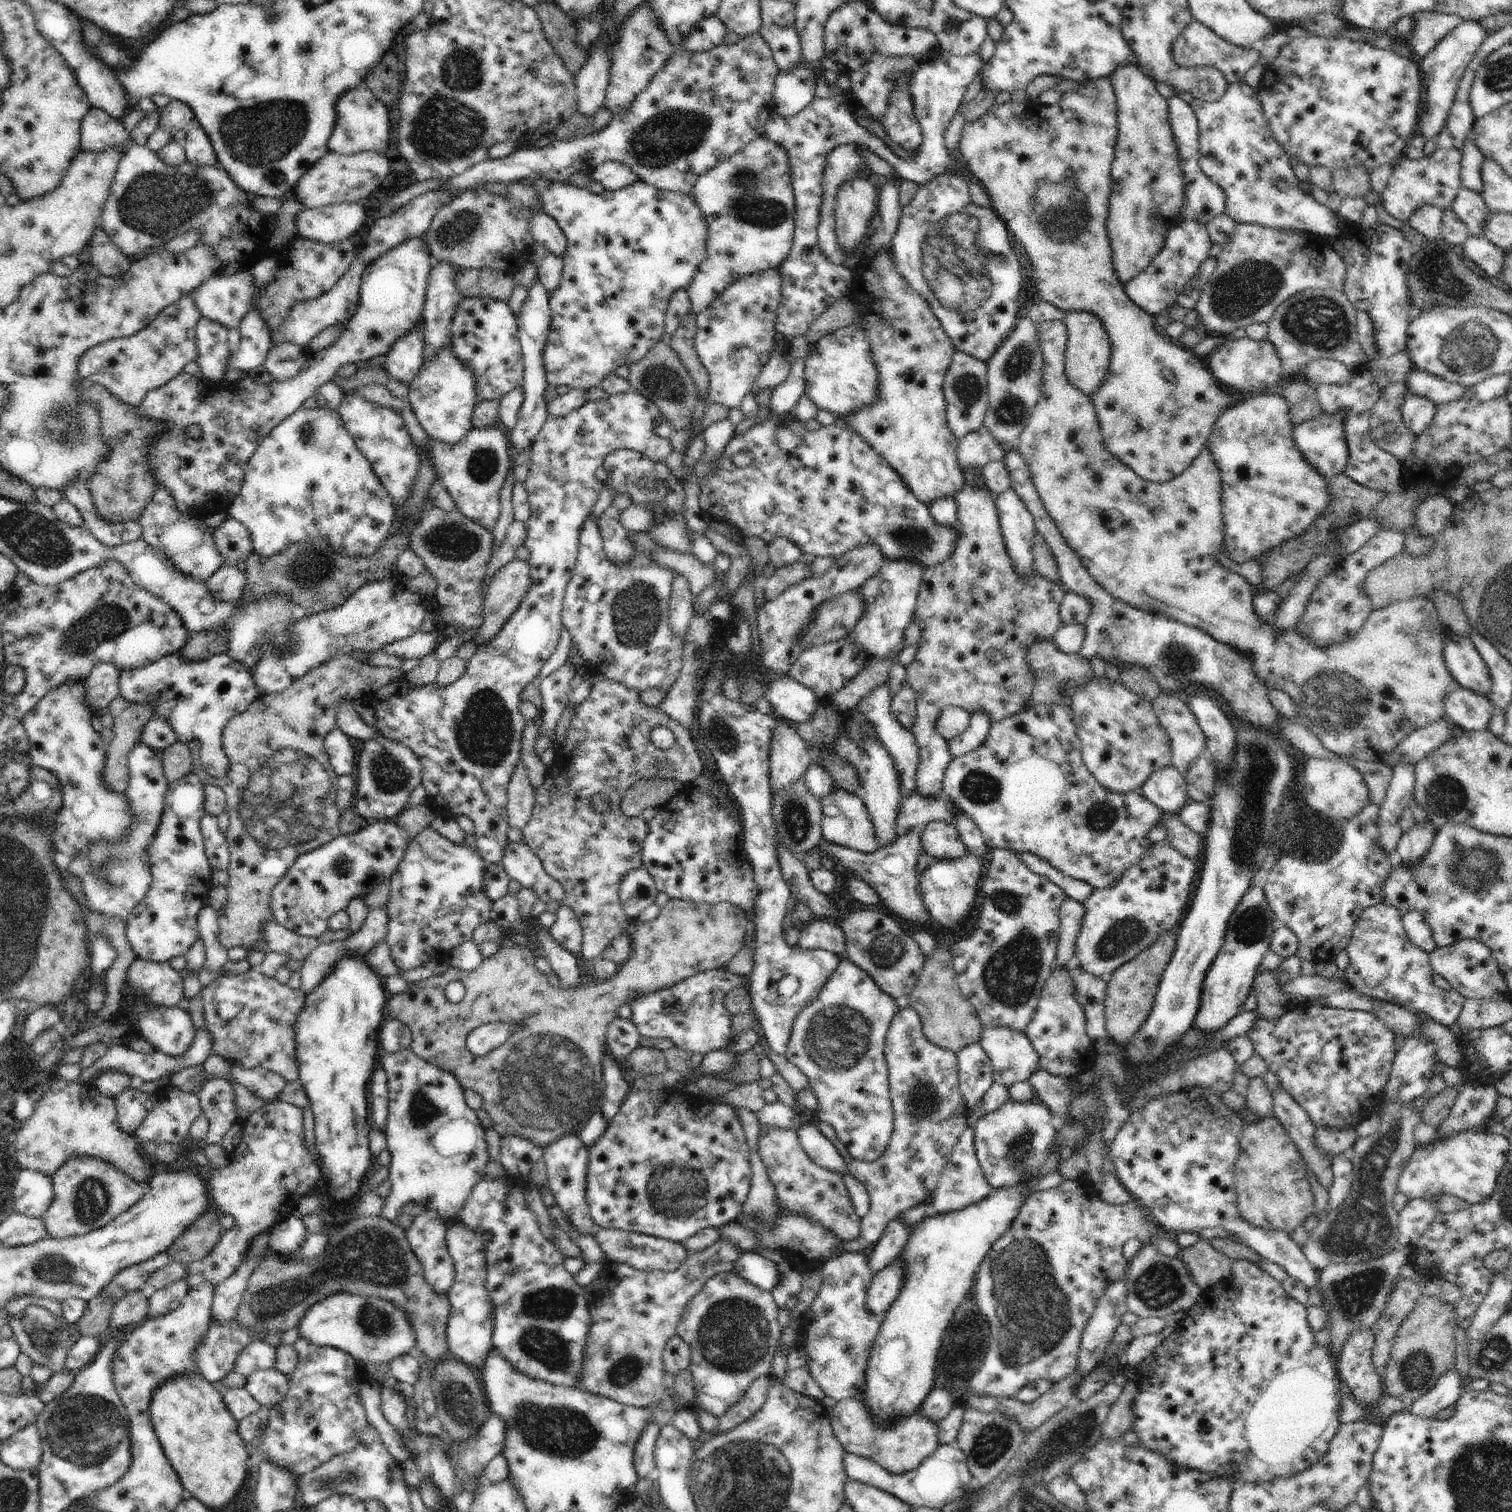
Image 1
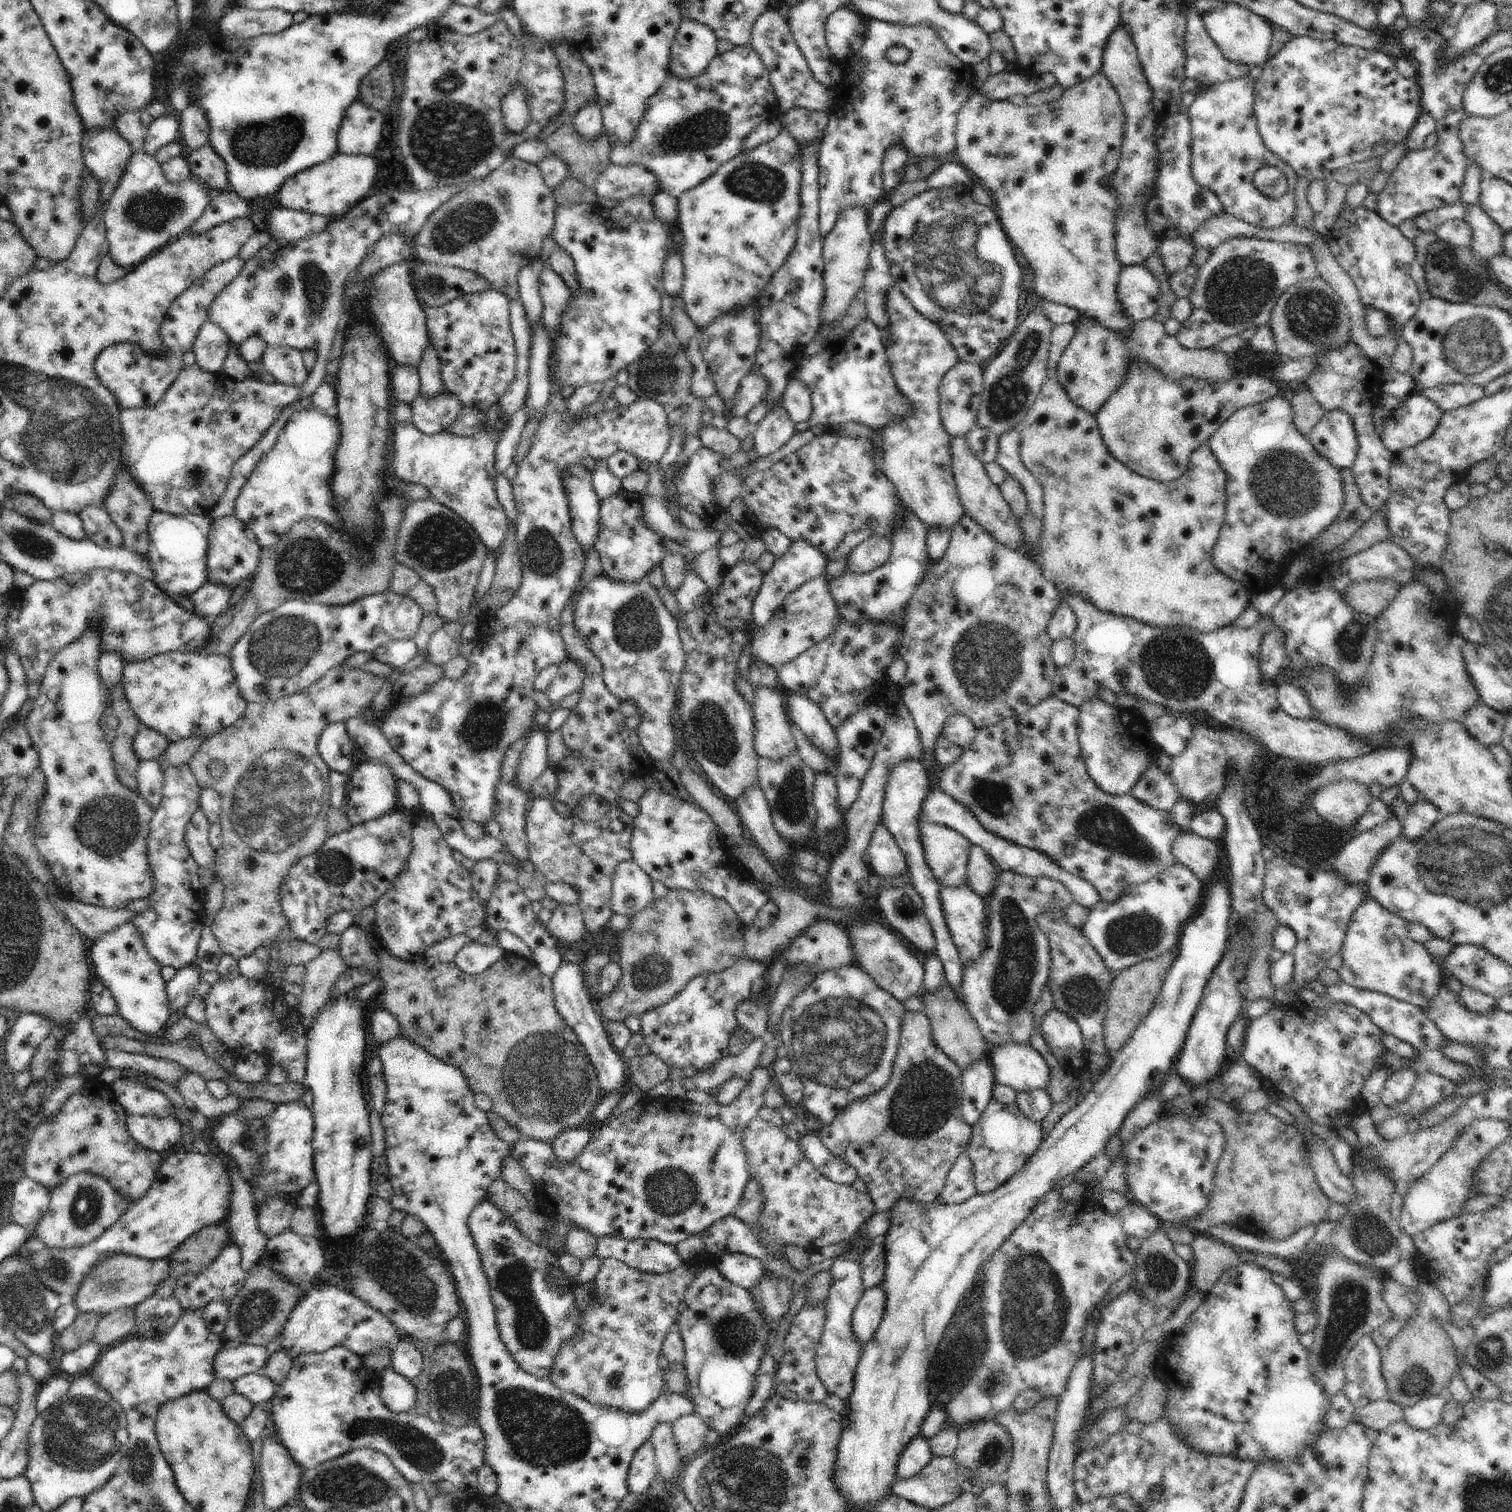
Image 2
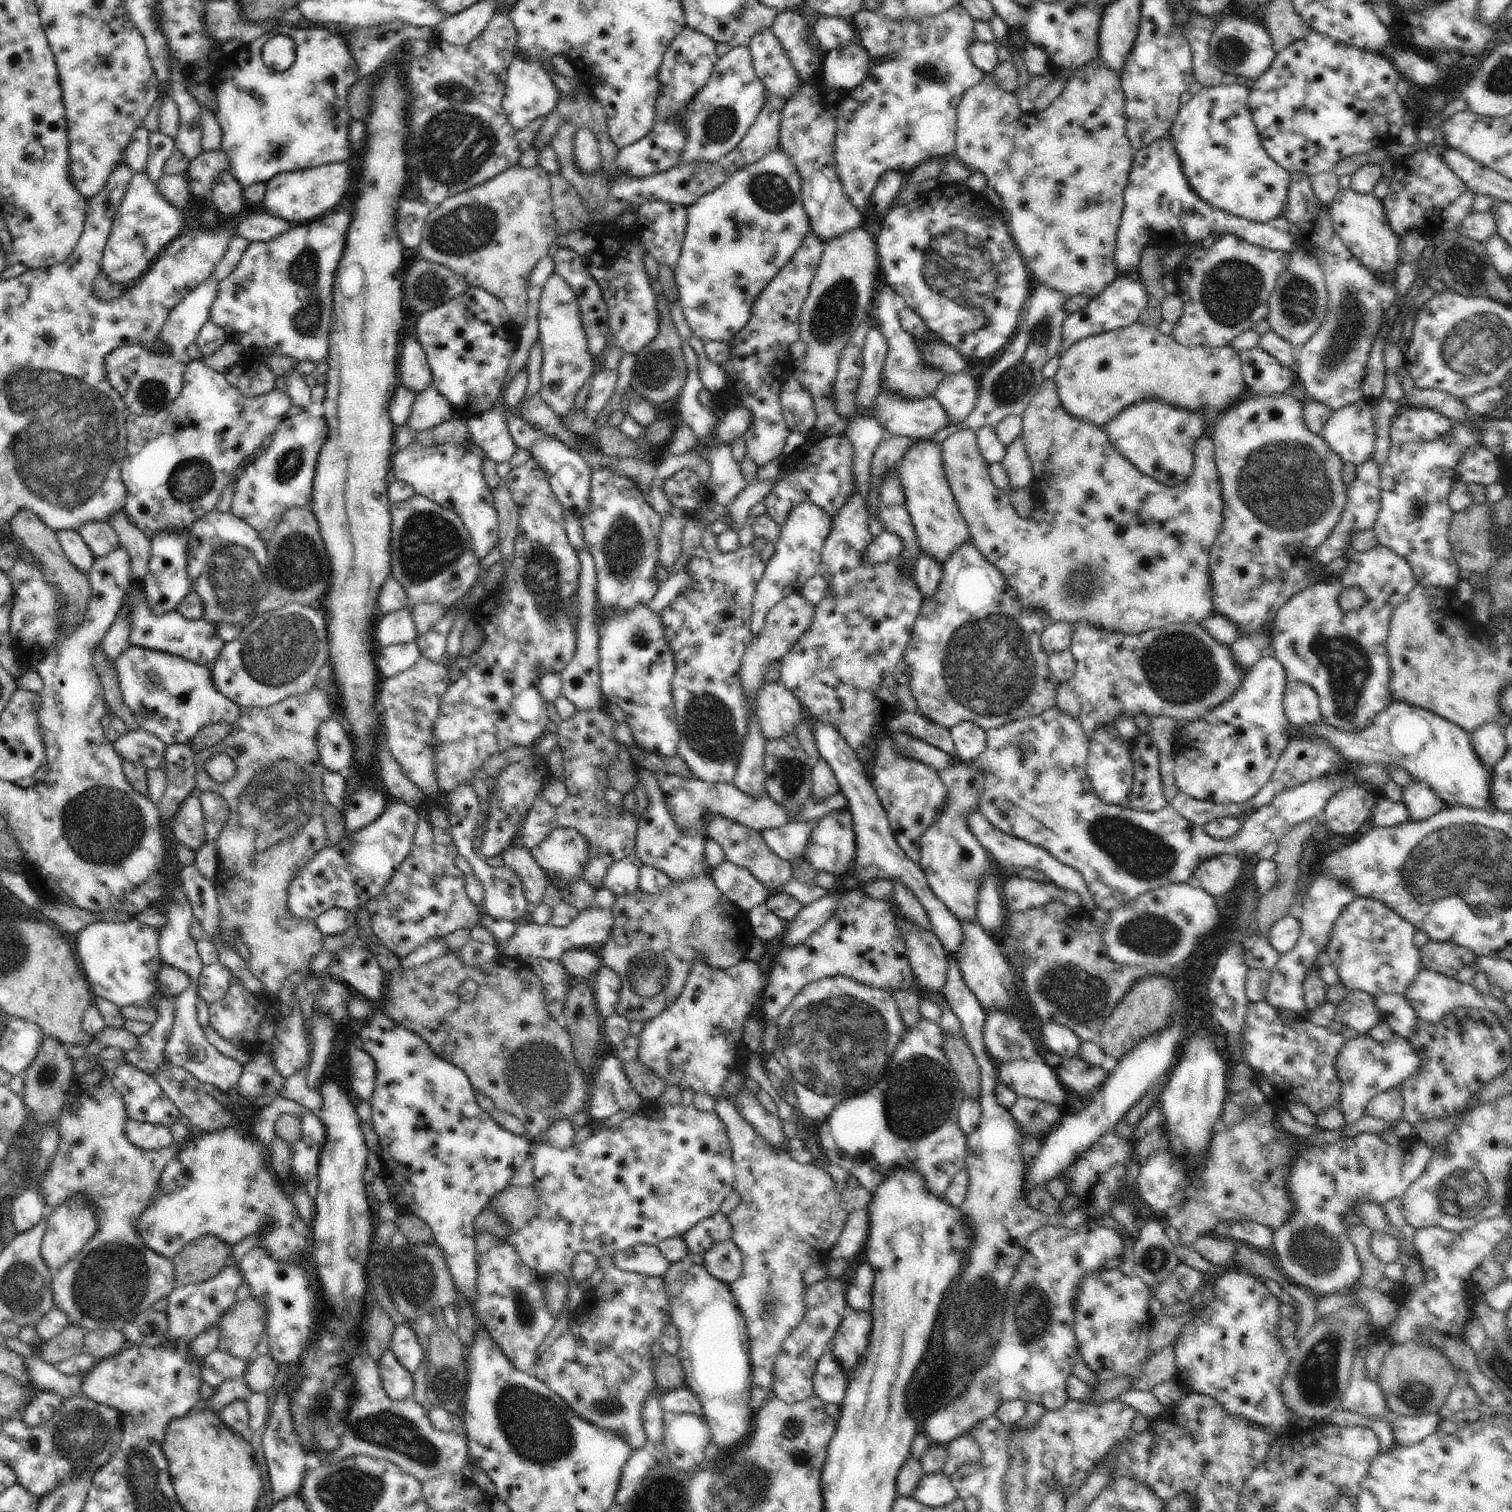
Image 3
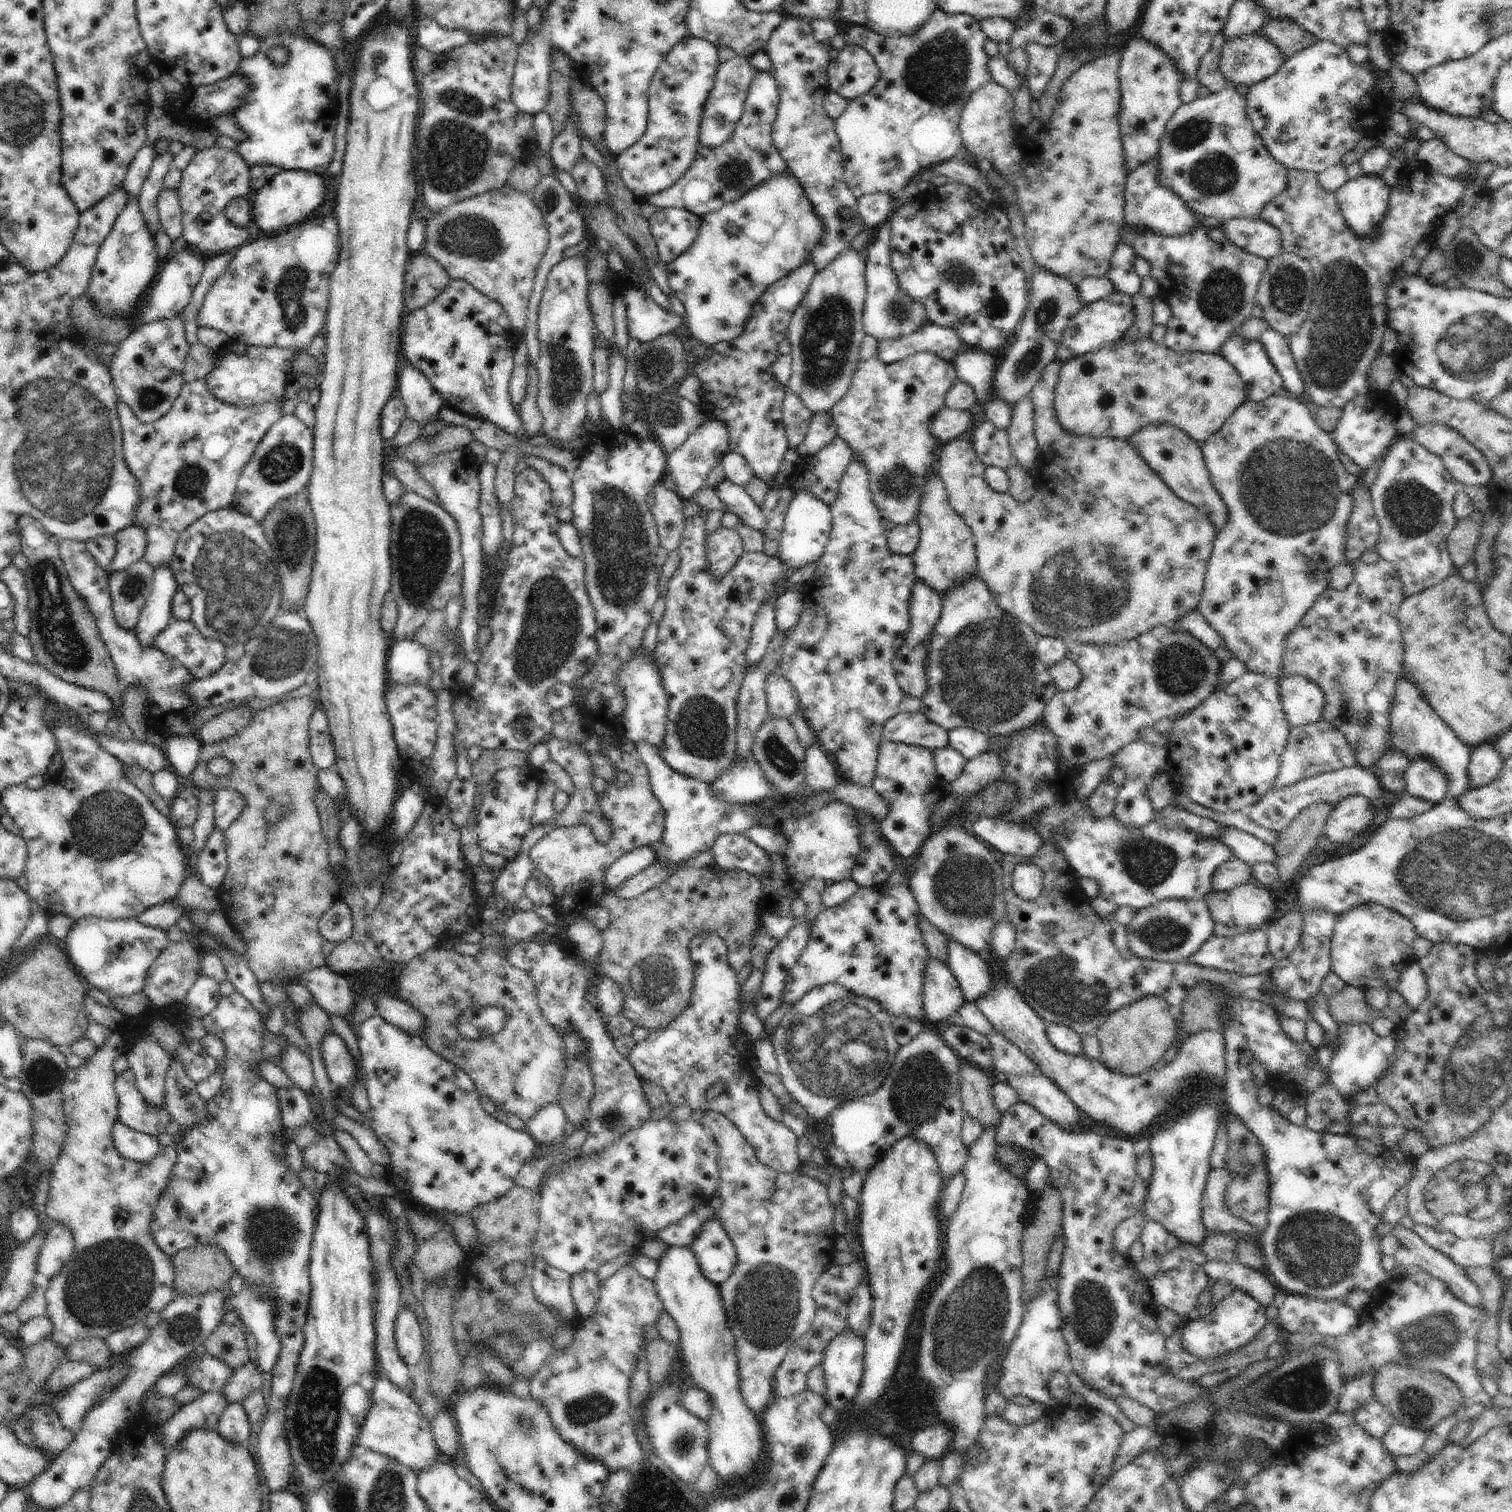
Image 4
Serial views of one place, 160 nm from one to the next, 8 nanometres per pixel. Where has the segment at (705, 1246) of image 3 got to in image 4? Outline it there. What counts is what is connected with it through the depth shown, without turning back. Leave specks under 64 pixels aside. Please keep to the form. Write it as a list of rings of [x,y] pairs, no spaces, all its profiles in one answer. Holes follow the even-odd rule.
[[[702,1203],[693,1208],[680,1222],[671,1224],[657,1232],[657,1238],[663,1240],[667,1246],[683,1246],[690,1248],[692,1241],[698,1236],[702,1223],[716,1217],[716,1213],[709,1204]]]

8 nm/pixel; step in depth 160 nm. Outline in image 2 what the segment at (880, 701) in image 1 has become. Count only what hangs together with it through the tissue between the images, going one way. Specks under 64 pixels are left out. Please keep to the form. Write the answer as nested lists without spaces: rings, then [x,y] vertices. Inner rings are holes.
[[[915,759],[904,760],[896,766],[885,788],[885,802],[883,805],[883,814],[881,815],[881,822],[884,822],[884,826],[888,826],[888,832],[894,836],[898,848],[902,850],[906,865],[908,866],[908,873],[912,879],[912,885],[916,888],[916,892],[922,896],[924,900],[924,915],[927,921],[932,926],[932,931],[935,939],[936,955],[942,962],[945,984],[948,984],[954,992],[956,992],[956,998],[962,1001],[962,992],[960,992],[960,986],[962,986],[963,966],[964,963],[960,959],[960,954],[952,941],[948,926],[945,922],[945,914],[940,904],[939,884],[934,878],[934,874],[930,871],[930,866],[926,864],[926,860],[923,854],[923,846],[921,842],[921,820],[920,820],[920,808],[922,808],[922,798],[931,792],[934,785],[932,784],[933,777],[928,776],[926,767],[922,764],[922,761]]]

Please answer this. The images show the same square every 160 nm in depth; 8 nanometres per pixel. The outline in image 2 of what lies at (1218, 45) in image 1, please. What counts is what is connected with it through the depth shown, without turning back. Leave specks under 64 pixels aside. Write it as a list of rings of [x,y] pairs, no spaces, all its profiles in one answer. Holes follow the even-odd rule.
[[[1190,1],[1188,10],[1187,32],[1185,40],[1186,63],[1185,78],[1194,79],[1204,84],[1221,84],[1228,80],[1240,79],[1249,75],[1251,67],[1242,62],[1230,62],[1222,56],[1216,42],[1210,38],[1204,22],[1194,10]]]

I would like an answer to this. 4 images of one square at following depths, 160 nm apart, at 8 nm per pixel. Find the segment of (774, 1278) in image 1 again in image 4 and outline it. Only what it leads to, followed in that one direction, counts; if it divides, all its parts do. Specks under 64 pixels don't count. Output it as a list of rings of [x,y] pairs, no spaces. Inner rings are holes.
[[[717,1216],[702,1223],[690,1248],[694,1251],[704,1276],[714,1284],[723,1285],[734,1272],[738,1262],[737,1252]]]

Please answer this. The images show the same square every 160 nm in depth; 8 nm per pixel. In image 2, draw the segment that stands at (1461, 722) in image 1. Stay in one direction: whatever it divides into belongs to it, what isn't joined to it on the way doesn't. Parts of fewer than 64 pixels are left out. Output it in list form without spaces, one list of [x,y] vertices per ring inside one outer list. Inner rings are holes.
[[[1479,701],[1474,708],[1468,710],[1462,723],[1471,736],[1480,740],[1480,744],[1496,746],[1501,744],[1506,720],[1508,720],[1508,714],[1497,712]]]

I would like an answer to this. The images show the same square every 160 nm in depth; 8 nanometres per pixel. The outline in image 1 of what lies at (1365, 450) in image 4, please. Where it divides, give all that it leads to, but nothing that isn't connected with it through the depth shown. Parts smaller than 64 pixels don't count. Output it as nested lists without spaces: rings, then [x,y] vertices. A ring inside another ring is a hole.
[[[1344,411],[1332,414],[1320,412],[1311,421],[1293,427],[1296,446],[1302,451],[1305,459],[1308,459],[1308,462],[1311,462],[1328,482],[1331,482],[1335,476],[1344,473],[1349,461],[1350,453],[1345,435],[1345,418]]]

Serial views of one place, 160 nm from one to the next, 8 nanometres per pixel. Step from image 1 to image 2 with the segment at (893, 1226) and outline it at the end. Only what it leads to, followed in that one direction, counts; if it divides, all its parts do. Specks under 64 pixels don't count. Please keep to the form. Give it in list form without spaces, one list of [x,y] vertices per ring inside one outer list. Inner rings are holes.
[[[878,1236],[868,1244],[867,1251],[860,1260],[864,1289],[881,1286],[886,1272],[886,1246],[884,1237]]]

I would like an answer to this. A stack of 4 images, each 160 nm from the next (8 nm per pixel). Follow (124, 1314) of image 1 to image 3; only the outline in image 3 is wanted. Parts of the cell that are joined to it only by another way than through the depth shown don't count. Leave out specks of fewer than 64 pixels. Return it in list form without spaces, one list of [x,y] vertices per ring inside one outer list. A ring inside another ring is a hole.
[[[100,1329],[85,1334],[81,1352],[92,1355],[99,1362],[119,1353],[125,1345],[125,1336],[121,1330]]]

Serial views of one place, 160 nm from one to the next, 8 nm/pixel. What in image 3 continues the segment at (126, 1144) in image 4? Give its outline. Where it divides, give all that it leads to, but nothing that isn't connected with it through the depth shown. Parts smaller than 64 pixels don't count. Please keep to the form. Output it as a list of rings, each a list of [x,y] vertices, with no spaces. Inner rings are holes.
[[[128,1119],[123,1129],[126,1138],[134,1146],[147,1151],[155,1151],[174,1143],[171,1128],[168,1127]]]

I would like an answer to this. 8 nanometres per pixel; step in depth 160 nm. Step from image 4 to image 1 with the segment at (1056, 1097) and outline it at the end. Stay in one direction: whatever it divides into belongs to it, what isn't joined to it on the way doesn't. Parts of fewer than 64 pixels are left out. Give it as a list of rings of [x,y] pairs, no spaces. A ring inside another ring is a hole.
[[[988,1026],[983,1028],[979,1044],[988,1054],[993,1080],[1006,1089],[1030,1081],[1041,1068],[1039,1053],[1032,1047],[1025,1033]]]

